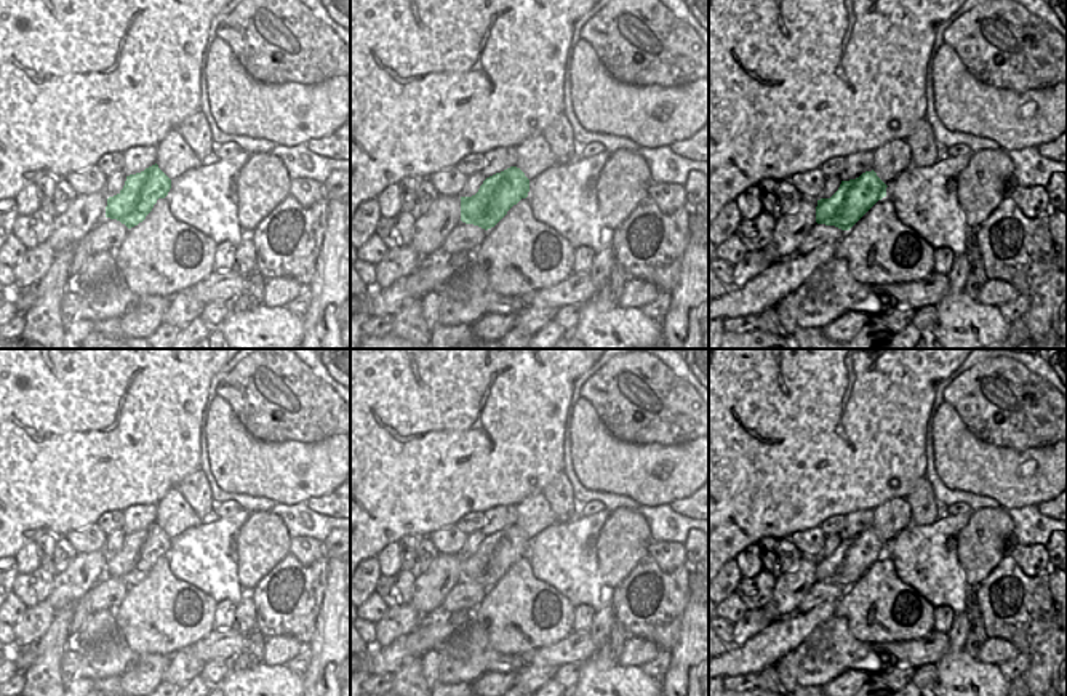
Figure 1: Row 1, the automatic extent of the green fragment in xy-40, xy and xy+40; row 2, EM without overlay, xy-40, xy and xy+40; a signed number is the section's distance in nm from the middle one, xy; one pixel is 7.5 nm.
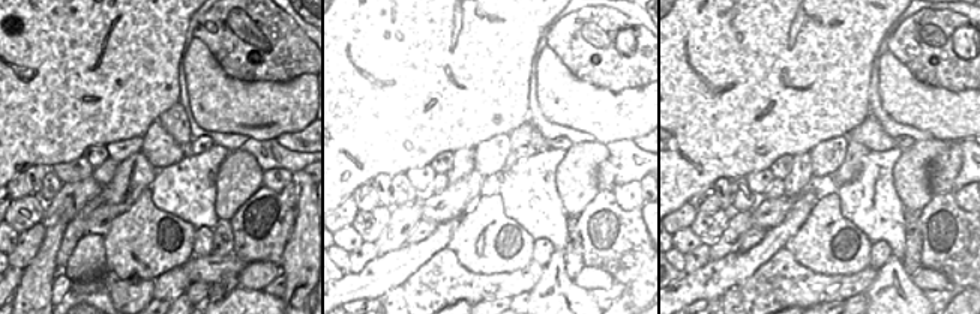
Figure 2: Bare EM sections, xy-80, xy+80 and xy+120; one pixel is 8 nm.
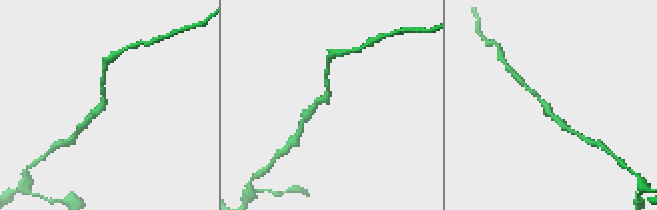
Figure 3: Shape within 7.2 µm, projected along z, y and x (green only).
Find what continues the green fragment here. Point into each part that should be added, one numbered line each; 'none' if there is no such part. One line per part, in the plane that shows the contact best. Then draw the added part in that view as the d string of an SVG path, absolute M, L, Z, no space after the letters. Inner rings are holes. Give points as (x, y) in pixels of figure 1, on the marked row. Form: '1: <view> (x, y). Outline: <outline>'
none.

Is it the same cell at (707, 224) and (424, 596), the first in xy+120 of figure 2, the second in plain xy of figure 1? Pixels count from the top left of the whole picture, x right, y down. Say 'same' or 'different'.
different

